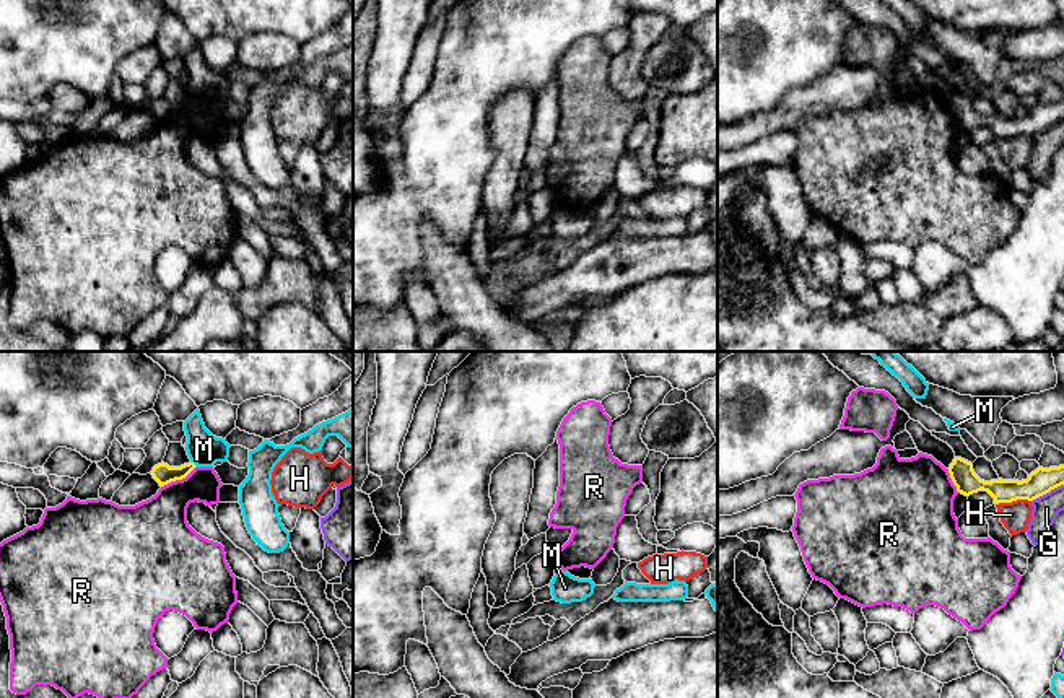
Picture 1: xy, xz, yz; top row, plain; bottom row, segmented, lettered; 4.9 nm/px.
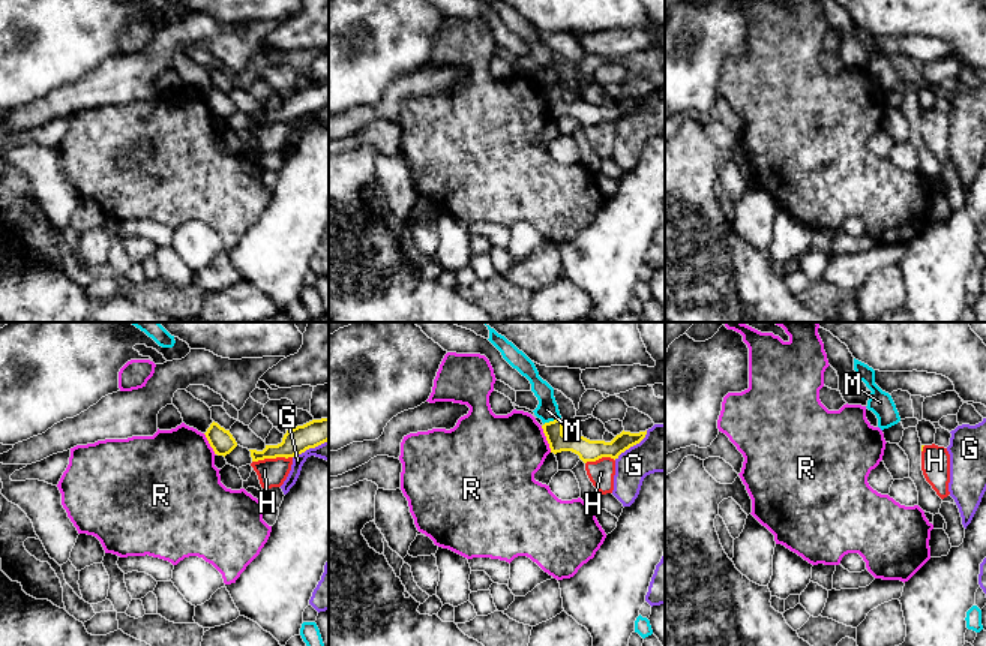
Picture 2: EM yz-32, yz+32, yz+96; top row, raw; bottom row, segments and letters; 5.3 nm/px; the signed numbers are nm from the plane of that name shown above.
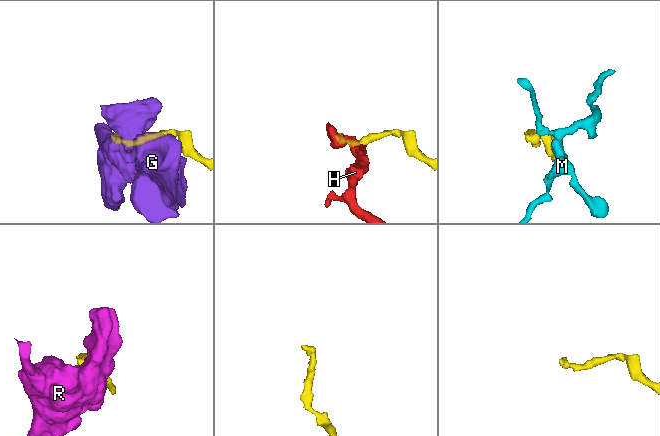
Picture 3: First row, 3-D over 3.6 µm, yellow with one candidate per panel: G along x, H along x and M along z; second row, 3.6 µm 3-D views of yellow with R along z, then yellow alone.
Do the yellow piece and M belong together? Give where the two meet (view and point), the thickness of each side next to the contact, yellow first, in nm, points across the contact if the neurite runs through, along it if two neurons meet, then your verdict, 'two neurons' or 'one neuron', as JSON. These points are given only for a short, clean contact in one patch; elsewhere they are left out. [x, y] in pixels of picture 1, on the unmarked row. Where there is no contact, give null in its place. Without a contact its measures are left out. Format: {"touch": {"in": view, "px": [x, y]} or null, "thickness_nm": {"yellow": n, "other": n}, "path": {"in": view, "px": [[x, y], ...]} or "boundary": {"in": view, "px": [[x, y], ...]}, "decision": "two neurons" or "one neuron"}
{"touch": {"in": "xy", "px": [192, 98]}, "thickness_nm": {"yellow": 100, "other": 170}, "boundary": {"in": "xy", "px": [[191, 96], [197, 101]]}, "decision": "two neurons"}

